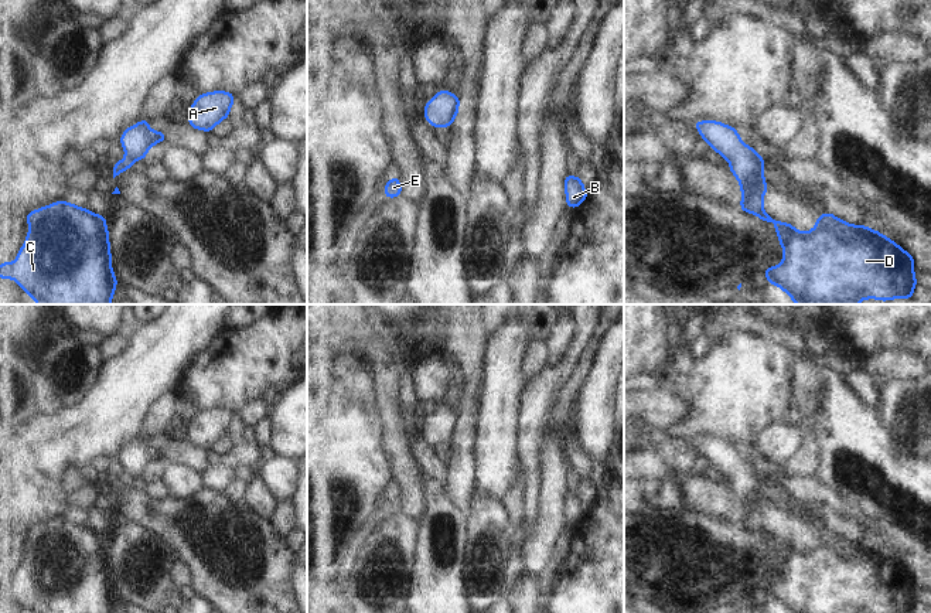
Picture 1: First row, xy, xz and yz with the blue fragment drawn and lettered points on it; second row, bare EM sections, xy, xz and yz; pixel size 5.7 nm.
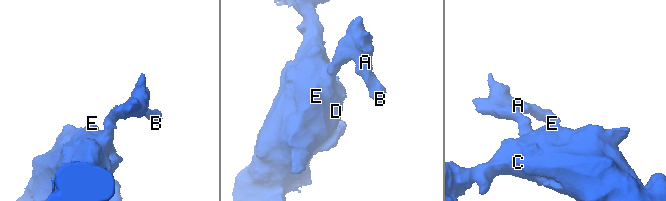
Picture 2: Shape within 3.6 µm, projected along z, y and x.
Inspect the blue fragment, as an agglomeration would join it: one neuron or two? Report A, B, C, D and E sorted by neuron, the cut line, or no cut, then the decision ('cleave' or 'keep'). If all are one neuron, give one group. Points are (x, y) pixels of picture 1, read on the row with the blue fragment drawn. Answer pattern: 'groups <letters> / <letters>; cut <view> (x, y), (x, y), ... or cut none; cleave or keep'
groups A B C D E; cut none; keep

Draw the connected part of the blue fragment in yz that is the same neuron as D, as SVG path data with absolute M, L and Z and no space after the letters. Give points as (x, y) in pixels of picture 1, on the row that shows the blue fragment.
M715 120L692 123L715 151L730 164L730 171L741 187L740 210L756 214L765 224L771 221L784 248L782 263L764 269L768 283L781 287L797 304L857 304L864 299L913 299L917 285L914 259L901 246L864 225L850 225L831 212L816 217L816 227L808 232L795 229L767 215L763 197L768 187L764 181L764 159L744 144L732 126Z

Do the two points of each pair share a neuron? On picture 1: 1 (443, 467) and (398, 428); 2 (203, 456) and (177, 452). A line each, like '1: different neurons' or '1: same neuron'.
1: different neurons
2: same neuron

